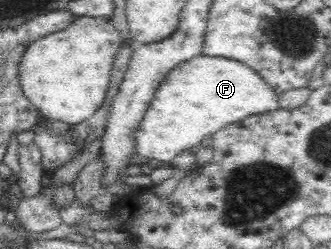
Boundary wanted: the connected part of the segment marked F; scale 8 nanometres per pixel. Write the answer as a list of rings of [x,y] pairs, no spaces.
[[[204,54],[172,67],[153,92],[146,111],[131,133],[131,141],[133,149],[143,158],[158,159],[166,164],[229,123],[279,109],[277,97],[249,67],[233,59]]]

